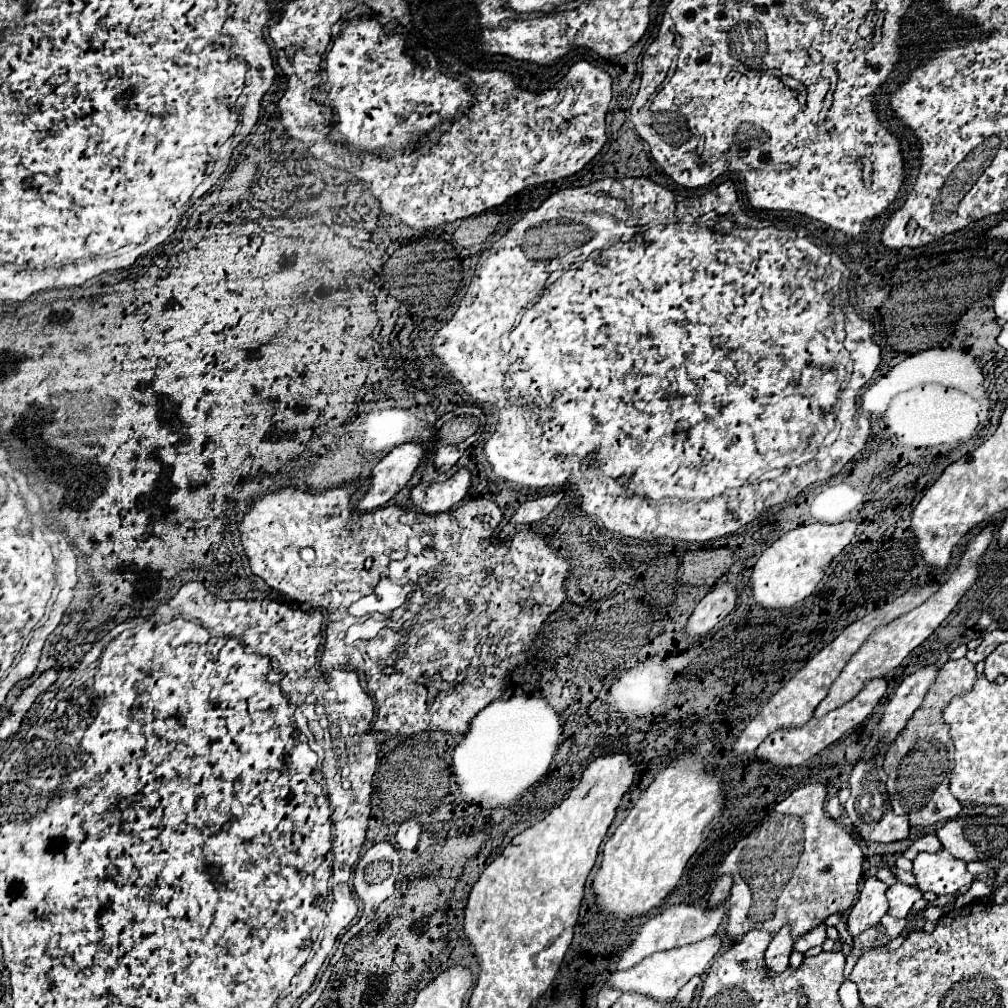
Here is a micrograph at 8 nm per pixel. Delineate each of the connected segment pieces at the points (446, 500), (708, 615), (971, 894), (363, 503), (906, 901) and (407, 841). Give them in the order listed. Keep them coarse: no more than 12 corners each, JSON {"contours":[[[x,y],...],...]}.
{"contours":[[[459,469],[443,483],[419,483],[411,491],[423,513],[441,513],[471,487]],[[733,583],[715,585],[687,621],[685,633],[709,633],[737,605]],[[975,880],[964,895],[955,899],[960,909],[980,897],[990,895],[996,883],[990,886]],[[395,447],[375,465],[361,511],[383,507],[421,465],[425,449]],[[895,883],[887,889],[889,915],[905,919],[921,899],[917,887]],[[405,821],[397,831],[401,849],[415,849],[421,823]]]}

